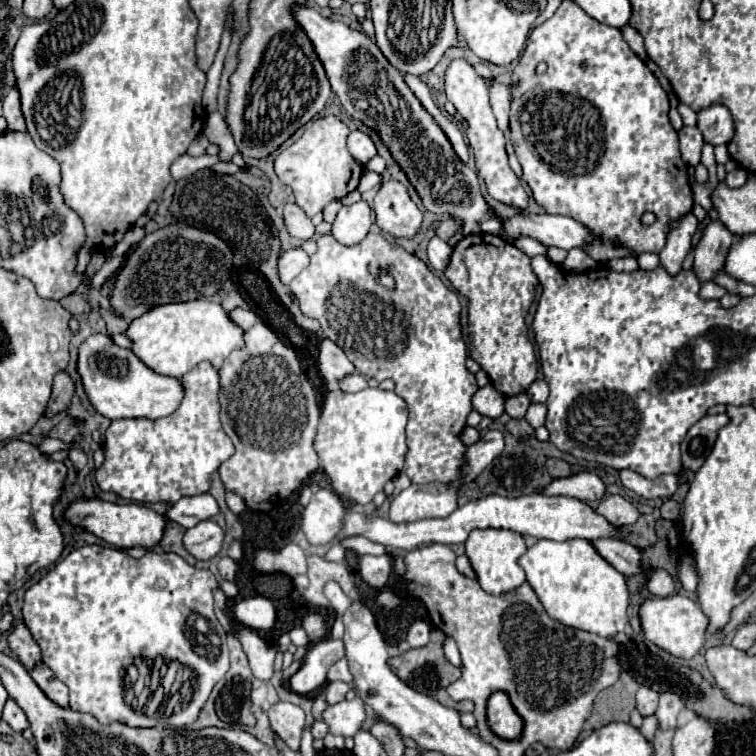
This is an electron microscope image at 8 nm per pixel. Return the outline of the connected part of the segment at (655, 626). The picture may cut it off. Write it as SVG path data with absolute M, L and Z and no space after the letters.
M679 594L667 598L649 598L641 604L639 618L641 618L643 636L651 640L655 646L659 646L661 650L677 658L693 658L699 652L699 648L703 648L705 644L707 616L699 608L699 604L695 604L691 598Z

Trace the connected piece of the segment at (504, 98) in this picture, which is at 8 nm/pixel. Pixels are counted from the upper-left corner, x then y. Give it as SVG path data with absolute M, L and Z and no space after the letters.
M480 63L473 65L473 67L479 76L483 76L485 82L487 82L489 100L491 100L491 108L495 112L499 130L507 132L509 130L509 102L511 102L511 98L509 98L509 86L497 82L497 78L491 74L491 70L485 64Z

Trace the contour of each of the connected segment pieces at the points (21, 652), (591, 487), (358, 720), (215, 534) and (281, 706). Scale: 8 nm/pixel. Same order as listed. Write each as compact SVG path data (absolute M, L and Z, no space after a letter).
M15 622L13 624L13 628L7 636L7 644L9 644L11 654L17 656L17 660L25 666L27 672L31 672L41 662L41 648L33 640L25 622Z
M581 472L581 474L573 474L569 478L559 478L553 480L547 488L545 488L547 496L571 496L583 502L593 502L593 500L601 500L605 496L605 484L601 482L601 478L597 474L591 472Z
M353 698L353 700L343 700L339 704L327 706L327 710L323 712L323 720L329 724L329 732L349 738L355 736L357 730L363 726L365 722L365 706L363 700Z
M203 520L185 532L183 546L197 560L211 560L213 556L219 554L223 540L225 540L225 530L211 520Z
M277 702L269 710L269 722L273 732L283 738L291 750L299 750L301 732L305 726L305 712L289 702Z

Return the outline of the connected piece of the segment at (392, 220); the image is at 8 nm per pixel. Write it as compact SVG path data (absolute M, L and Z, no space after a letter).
M389 180L379 188L373 210L383 232L403 238L411 238L419 230L423 218L417 204L409 198L407 188L395 180Z

